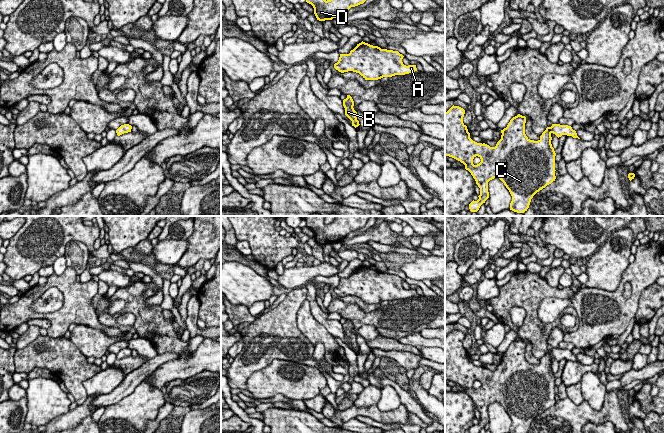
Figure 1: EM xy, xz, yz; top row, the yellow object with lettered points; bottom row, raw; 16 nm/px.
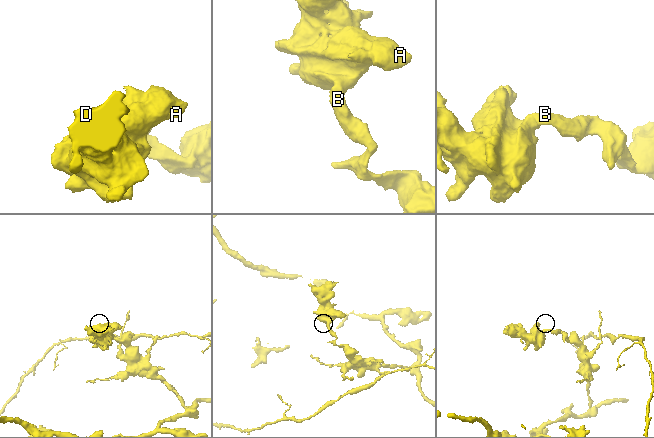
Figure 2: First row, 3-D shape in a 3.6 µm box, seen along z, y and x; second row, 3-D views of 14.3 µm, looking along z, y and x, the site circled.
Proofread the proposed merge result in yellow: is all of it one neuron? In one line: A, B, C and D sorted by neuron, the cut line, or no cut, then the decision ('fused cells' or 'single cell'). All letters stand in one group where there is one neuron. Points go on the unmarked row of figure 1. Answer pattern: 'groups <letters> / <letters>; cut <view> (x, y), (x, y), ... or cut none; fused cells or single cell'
groups A B C D; cut none; single cell

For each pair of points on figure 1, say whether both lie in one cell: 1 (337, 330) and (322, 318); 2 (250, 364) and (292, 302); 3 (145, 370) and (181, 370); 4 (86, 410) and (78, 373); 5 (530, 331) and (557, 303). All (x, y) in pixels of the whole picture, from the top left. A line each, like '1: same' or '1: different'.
1: same
2: same
3: different
4: different
5: different

